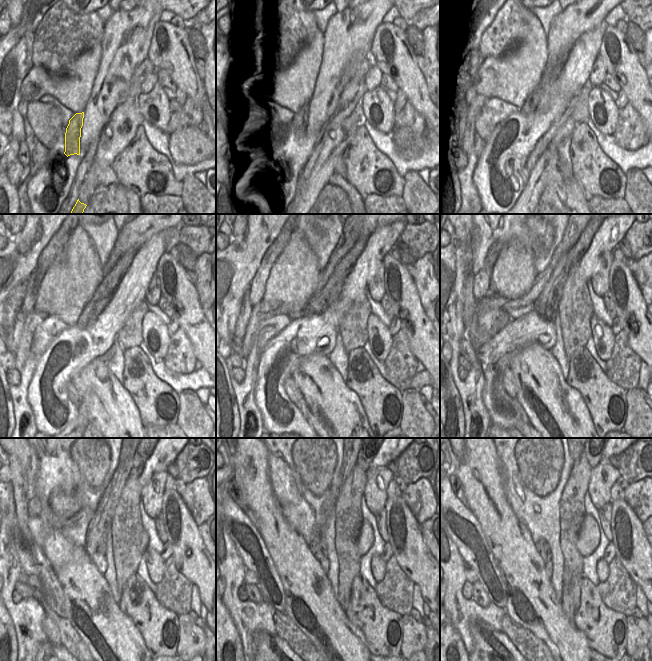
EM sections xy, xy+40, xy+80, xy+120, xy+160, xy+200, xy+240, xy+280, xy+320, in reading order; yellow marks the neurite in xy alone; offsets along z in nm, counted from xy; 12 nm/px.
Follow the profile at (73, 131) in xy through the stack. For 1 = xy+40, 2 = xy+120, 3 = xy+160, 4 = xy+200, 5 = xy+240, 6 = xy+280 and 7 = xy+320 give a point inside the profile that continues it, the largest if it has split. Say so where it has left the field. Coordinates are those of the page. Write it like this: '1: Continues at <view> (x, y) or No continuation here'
1: Continues at xy+40 (299, 125)
2: Continues at xy+120 (105, 291)
3: Continues at xy+160 (330, 292)
4: Continues at xy+200 (548, 300)
5: Continues at xy+240 (102, 520)
6: Continues at xy+280 (364, 458)
7: Continues at xy+320 (593, 458)

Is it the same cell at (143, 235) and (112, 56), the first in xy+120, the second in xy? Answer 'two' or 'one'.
one

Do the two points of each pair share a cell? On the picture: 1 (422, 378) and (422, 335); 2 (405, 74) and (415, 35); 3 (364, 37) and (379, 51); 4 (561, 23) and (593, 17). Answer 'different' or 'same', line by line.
1: different
2: different
3: different
4: same

